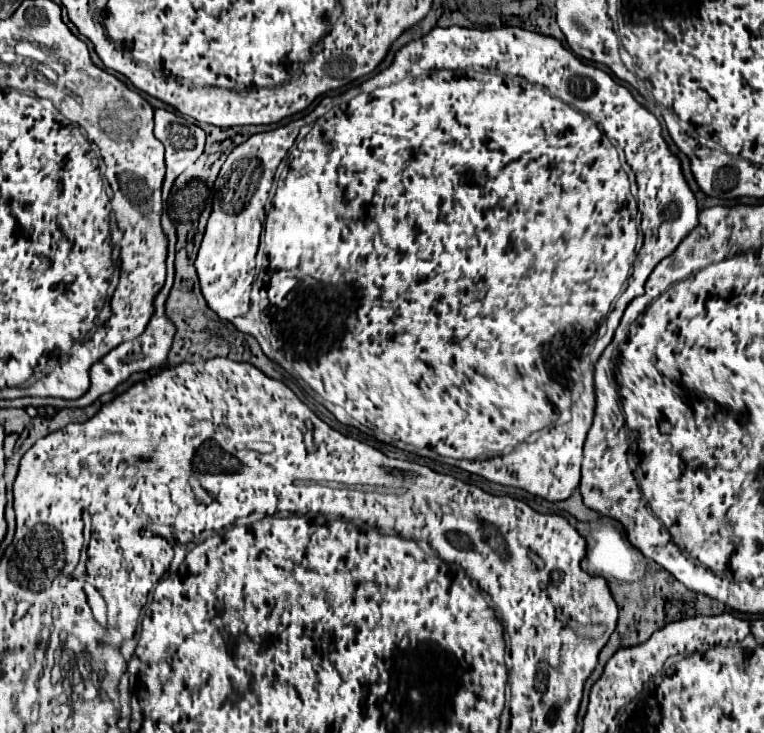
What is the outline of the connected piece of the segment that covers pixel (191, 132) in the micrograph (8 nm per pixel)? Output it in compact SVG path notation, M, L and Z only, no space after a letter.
M155 109L155 137L165 147L165 181L163 181L163 201L167 203L171 185L179 173L197 161L205 147L203 129L189 117L171 113L167 109Z

